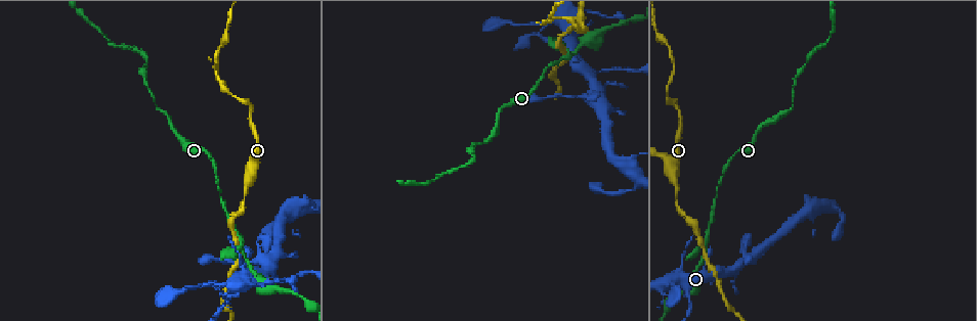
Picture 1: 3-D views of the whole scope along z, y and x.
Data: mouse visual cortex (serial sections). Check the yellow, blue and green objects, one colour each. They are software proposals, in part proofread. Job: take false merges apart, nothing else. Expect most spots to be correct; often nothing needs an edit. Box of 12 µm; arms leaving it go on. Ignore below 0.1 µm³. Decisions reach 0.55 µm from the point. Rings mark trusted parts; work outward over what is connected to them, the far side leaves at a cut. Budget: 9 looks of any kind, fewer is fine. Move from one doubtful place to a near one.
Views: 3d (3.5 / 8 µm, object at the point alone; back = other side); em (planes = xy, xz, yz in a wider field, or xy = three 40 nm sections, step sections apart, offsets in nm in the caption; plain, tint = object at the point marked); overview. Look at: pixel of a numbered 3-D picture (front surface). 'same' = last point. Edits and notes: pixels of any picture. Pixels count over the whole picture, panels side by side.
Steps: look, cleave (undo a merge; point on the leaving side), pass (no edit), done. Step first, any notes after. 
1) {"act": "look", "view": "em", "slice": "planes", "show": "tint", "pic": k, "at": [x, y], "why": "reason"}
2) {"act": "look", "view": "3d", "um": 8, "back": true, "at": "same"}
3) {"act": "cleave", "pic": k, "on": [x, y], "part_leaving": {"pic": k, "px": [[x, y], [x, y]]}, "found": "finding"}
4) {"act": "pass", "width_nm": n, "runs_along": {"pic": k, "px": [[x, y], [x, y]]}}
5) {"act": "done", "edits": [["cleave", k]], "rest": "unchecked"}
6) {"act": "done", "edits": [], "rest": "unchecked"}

{"act": "look", "view": "3d", "um": 3.5, "pic": 1, "at": [722, 273], "why": "side arm on a straight run"}

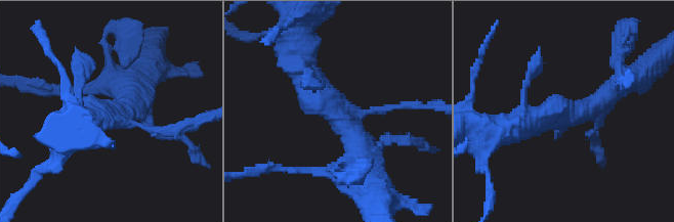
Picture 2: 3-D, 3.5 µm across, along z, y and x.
{"act": "pass", "runs_along": {"pic": 2, "px": [[300, 63], [357, 139], [361, 168]]}, "found": "one cell here"}

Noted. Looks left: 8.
{"act": "look", "view": "3d", "um": 8, "back": true, "pic": 1, "at": [223, 304], "why": "thin neck"}

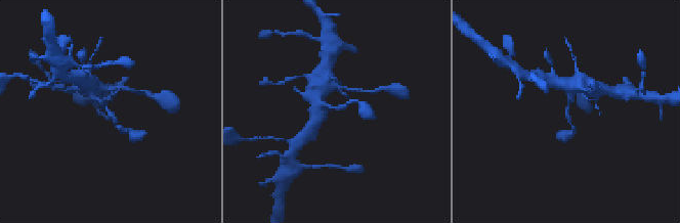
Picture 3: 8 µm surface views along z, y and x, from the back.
{"act": "look", "view": "em", "slice": "xy", "step": 2, "show": "tint", "pic": 3, "at": [566, 106], "arm_widths_nm": [100, 300]}

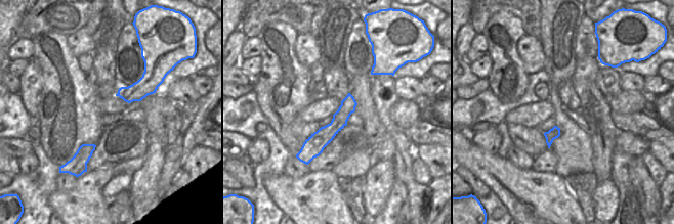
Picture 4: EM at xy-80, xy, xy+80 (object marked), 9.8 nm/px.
{"act": "pass", "width_nm": 170, "runs_along": {"pic": 3, "px": [[88, 83], [92, 97], [122, 130]]}, "found": "one cell here"}

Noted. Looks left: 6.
{"act": "look", "view": "3d", "um": 3.5, "back": true, "pic": 1, "at": [784, 114], "why": "sudden change in width"}

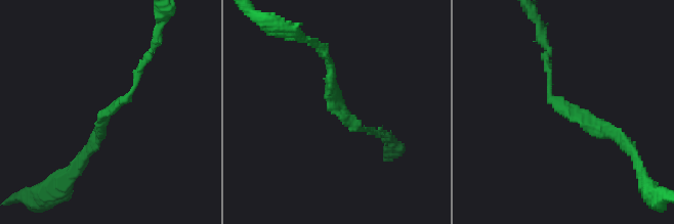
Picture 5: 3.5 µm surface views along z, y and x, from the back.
{"act": "look", "view": "em", "slice": "xy", "step": 1, "show": "tint", "pic": 5, "at": [343, 114], "arm_widths_nm": [100, 200]}

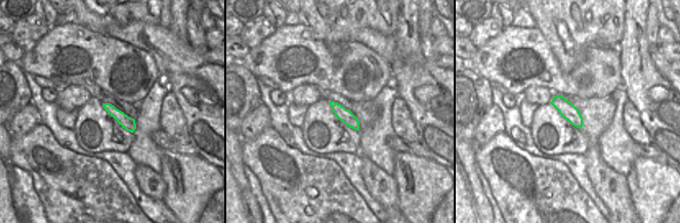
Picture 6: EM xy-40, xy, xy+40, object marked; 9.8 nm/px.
{"act": "pass", "runs_along": {"pic": 6, "px": [[105, 105], [132, 128]]}, "found": "all the same cell"}

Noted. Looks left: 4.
{"act": "look", "view": "3d", "um": 8, "pic": 1, "at": [250, 177], "why": "side arm on a straight run"}

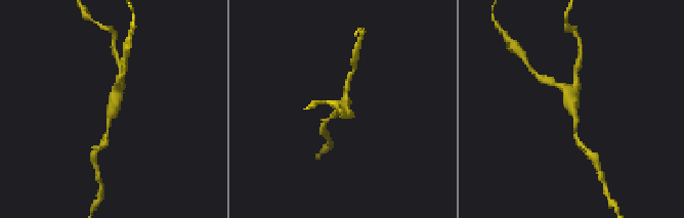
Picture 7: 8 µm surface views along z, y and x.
{"act": "look", "view": "3d", "um": 3.5, "pic": 7, "at": [113, 107], "why": "zoom in"}

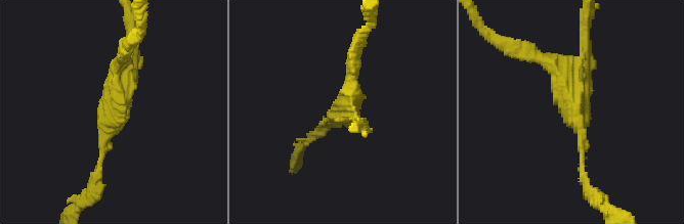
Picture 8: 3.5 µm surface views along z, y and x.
{"act": "look", "view": "em", "slice": "xy", "step": 1, "show": "tint", "pic": 8, "at": [574, 112], "arms": 3, "arm_widths_nm": [100, 150, 200], "why": "now the EM"}

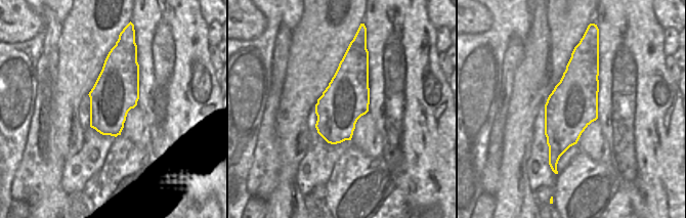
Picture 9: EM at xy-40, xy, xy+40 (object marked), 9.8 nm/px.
{"act": "pass", "found": "continuous, no second cell"}

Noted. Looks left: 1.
{"act": "done", "edits": [], "rest": "unchecked"}

